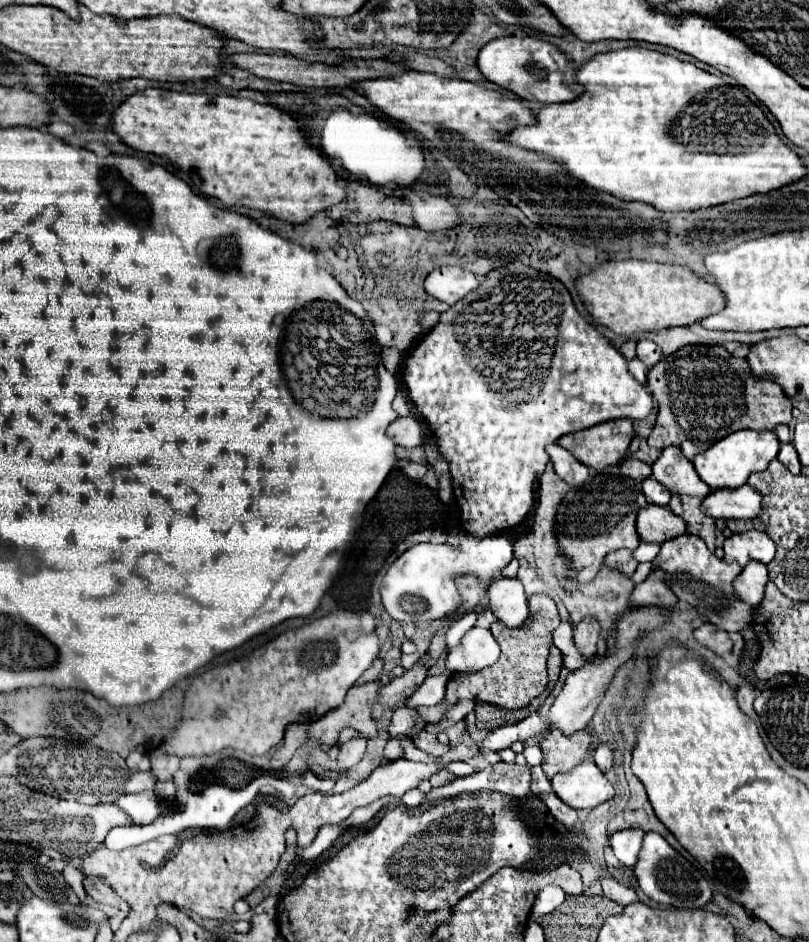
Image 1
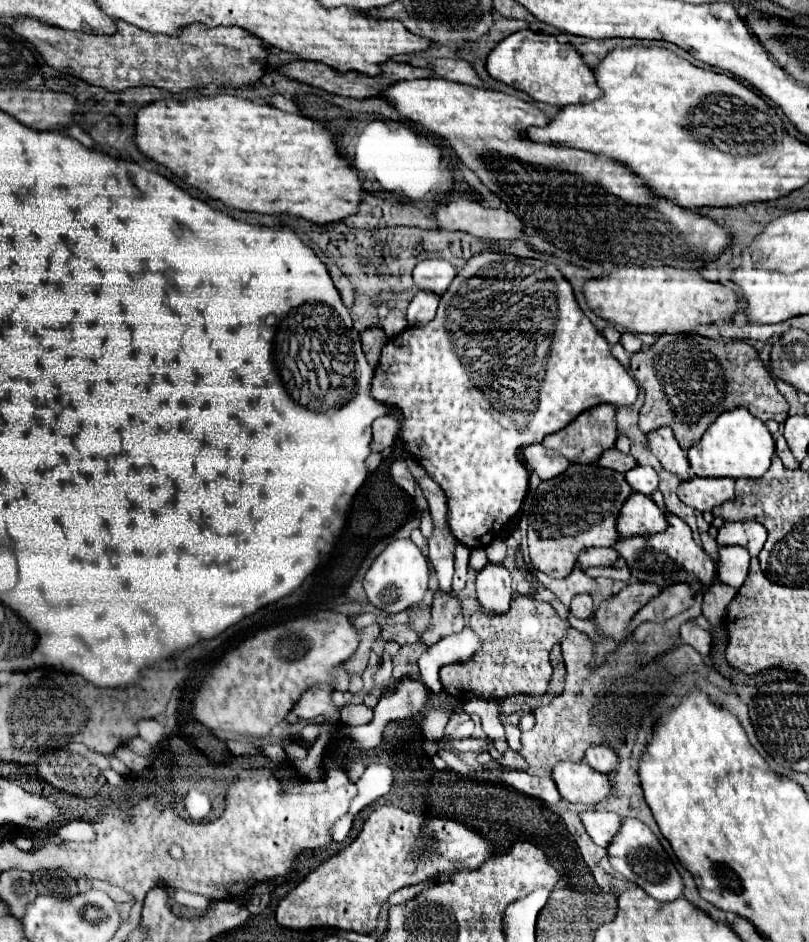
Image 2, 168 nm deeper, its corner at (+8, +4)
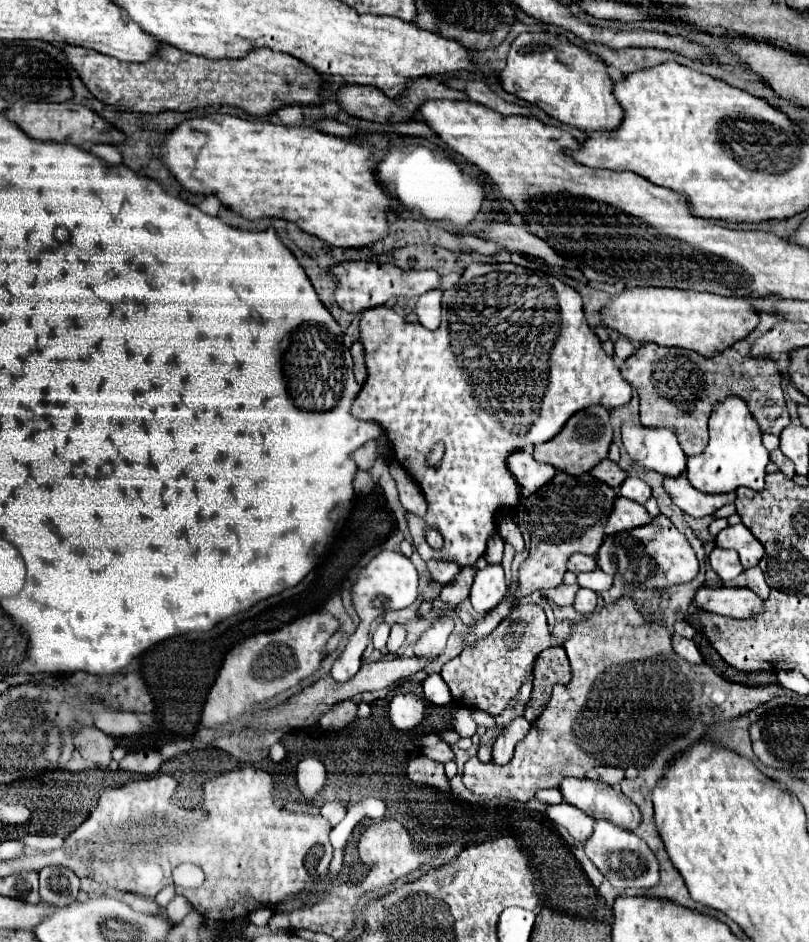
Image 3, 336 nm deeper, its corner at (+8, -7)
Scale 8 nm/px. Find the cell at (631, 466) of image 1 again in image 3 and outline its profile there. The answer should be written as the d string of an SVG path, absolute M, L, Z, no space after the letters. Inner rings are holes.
M603 459L603 461L597 463L589 473L595 475L595 479L599 479L599 481L607 483L609 487L613 487L615 491L619 489L619 485L621 485L621 483L625 481L625 477L627 477L627 473L625 473L617 463L613 463L611 459Z

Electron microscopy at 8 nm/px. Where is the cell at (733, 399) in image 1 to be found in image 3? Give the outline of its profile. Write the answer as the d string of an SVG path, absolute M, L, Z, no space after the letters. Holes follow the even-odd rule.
M643 343L635 349L635 355L627 359L621 367L621 375L629 381L629 385L639 395L639 409L641 409L641 423L645 427L667 427L675 431L677 441L685 455L699 455L707 447L707 419L715 403L723 401L729 395L739 395L747 401L753 417L761 425L763 433L779 435L789 425L789 411L785 405L783 389L781 389L781 371L775 361L771 359L755 359L755 357L741 357L739 351L727 349L723 355L713 359L705 359L695 351L679 349L679 347L659 347L655 343Z

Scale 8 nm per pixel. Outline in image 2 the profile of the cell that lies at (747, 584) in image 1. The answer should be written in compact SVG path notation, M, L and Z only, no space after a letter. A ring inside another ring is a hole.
M741 546L719 548L719 566L717 566L719 580L731 586L733 590L739 590L749 576L749 560L751 556L747 548Z

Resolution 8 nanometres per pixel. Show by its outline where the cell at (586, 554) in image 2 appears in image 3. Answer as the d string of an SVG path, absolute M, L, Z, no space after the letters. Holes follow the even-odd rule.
M575 553L575 555L571 555L571 559L567 559L567 571L571 571L571 573L583 573L583 571L593 571L593 569L597 569L595 557Z

